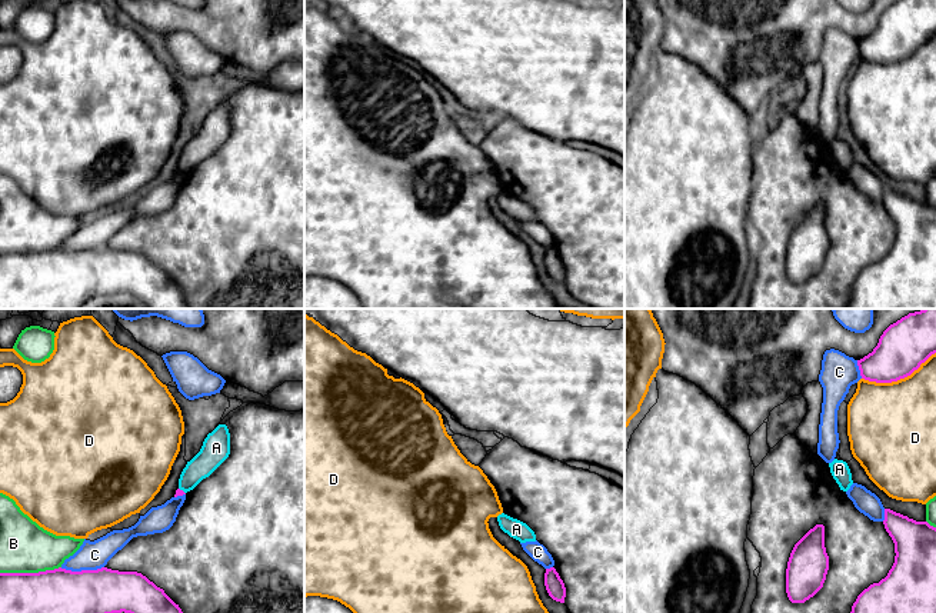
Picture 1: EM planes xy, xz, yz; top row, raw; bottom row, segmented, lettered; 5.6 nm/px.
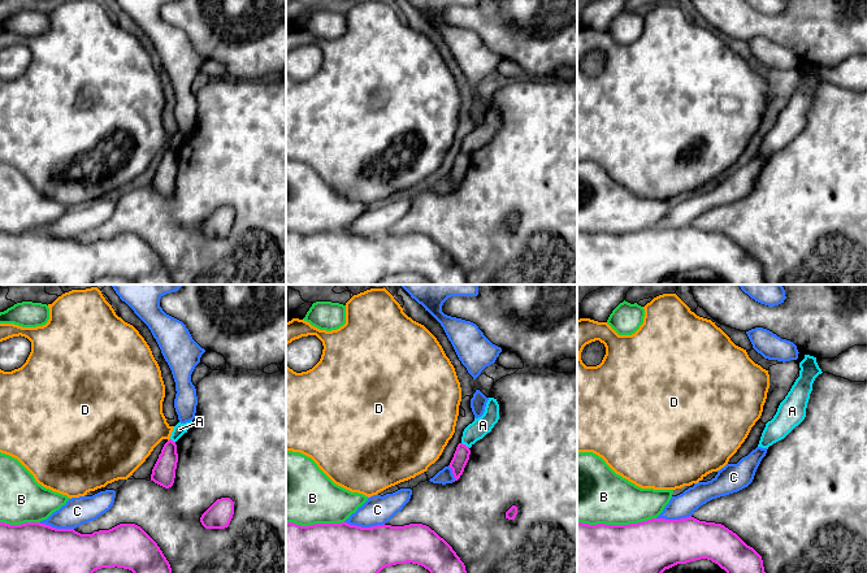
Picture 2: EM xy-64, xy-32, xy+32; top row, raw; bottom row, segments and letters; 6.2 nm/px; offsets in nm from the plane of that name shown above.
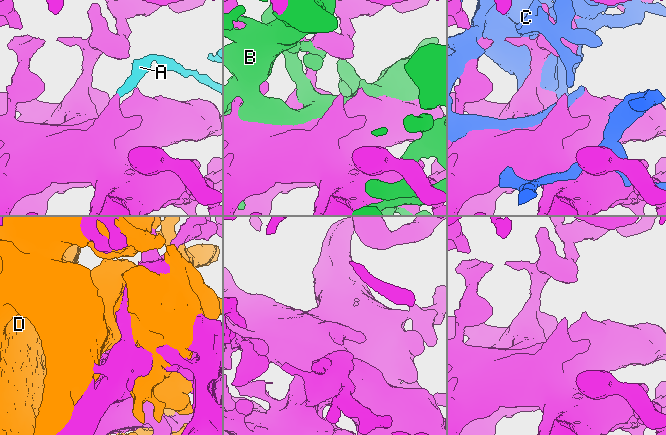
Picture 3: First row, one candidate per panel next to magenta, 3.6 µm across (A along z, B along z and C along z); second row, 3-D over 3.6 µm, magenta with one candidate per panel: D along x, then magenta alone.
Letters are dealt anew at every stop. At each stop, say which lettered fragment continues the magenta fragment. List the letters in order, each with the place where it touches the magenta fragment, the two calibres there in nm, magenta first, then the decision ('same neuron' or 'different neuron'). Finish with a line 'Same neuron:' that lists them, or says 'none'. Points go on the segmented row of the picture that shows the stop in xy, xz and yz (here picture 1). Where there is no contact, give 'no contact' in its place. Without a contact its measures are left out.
A: xy (182, 490) | 40/140 nm | different neuron
B: xy (30, 573) | 240/280 nm | different neuron
C: xy (82, 570) | 260/160 nm | different neuron
D: yz (898, 379) | 280/460 nm | different neuron
Same neuron: none

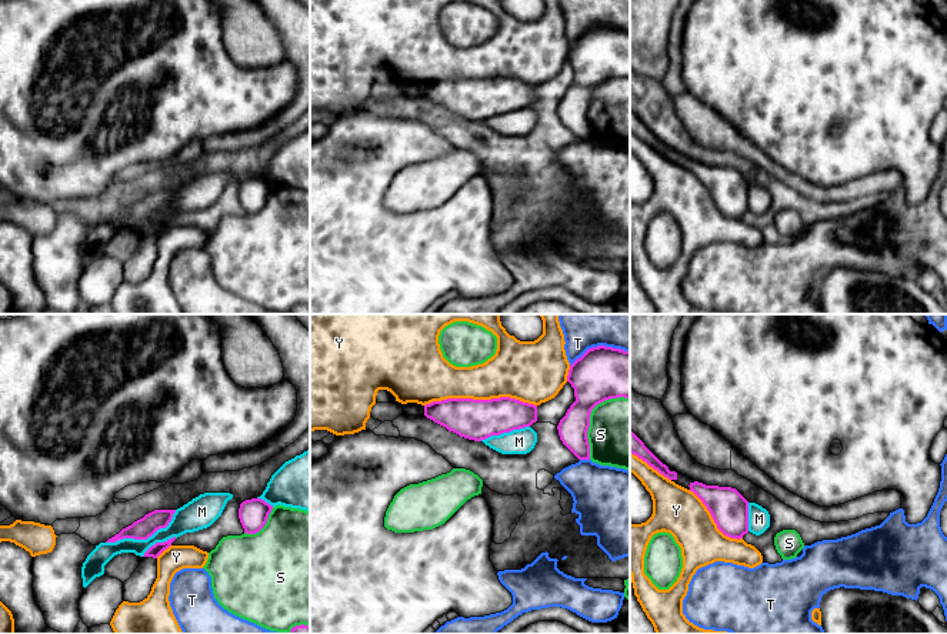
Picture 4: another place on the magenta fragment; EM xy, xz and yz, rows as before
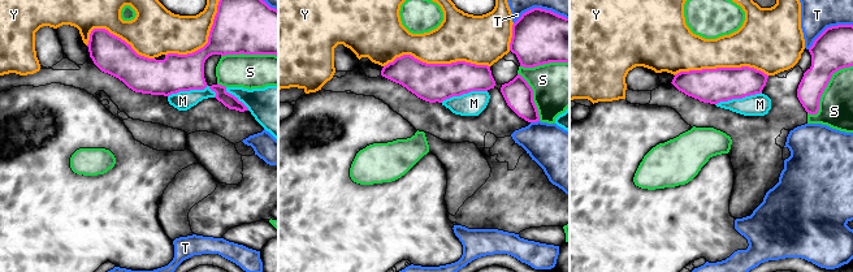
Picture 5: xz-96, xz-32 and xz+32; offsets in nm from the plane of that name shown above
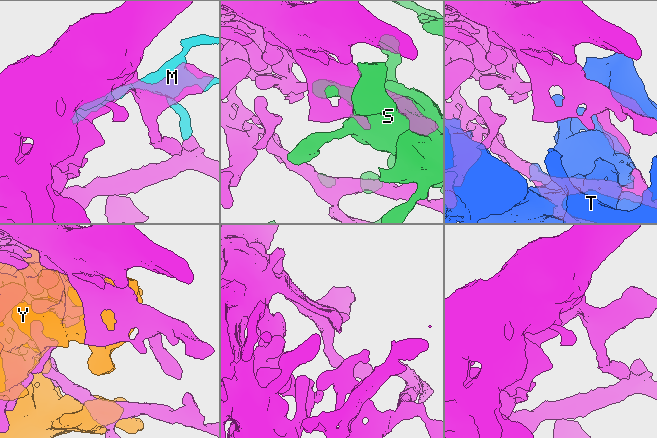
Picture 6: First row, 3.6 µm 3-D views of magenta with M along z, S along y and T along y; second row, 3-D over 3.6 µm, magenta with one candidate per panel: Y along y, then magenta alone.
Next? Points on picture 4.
M: xy (143, 539) | 120/130 nm | same neuron
S: xz (589, 416) | 300/400 nm | different neuron
T: xz (599, 346) | 300/400 nm | different neuron
Y: xz (480, 400) | 220/300 nm | different neuron
Same neuron: M

